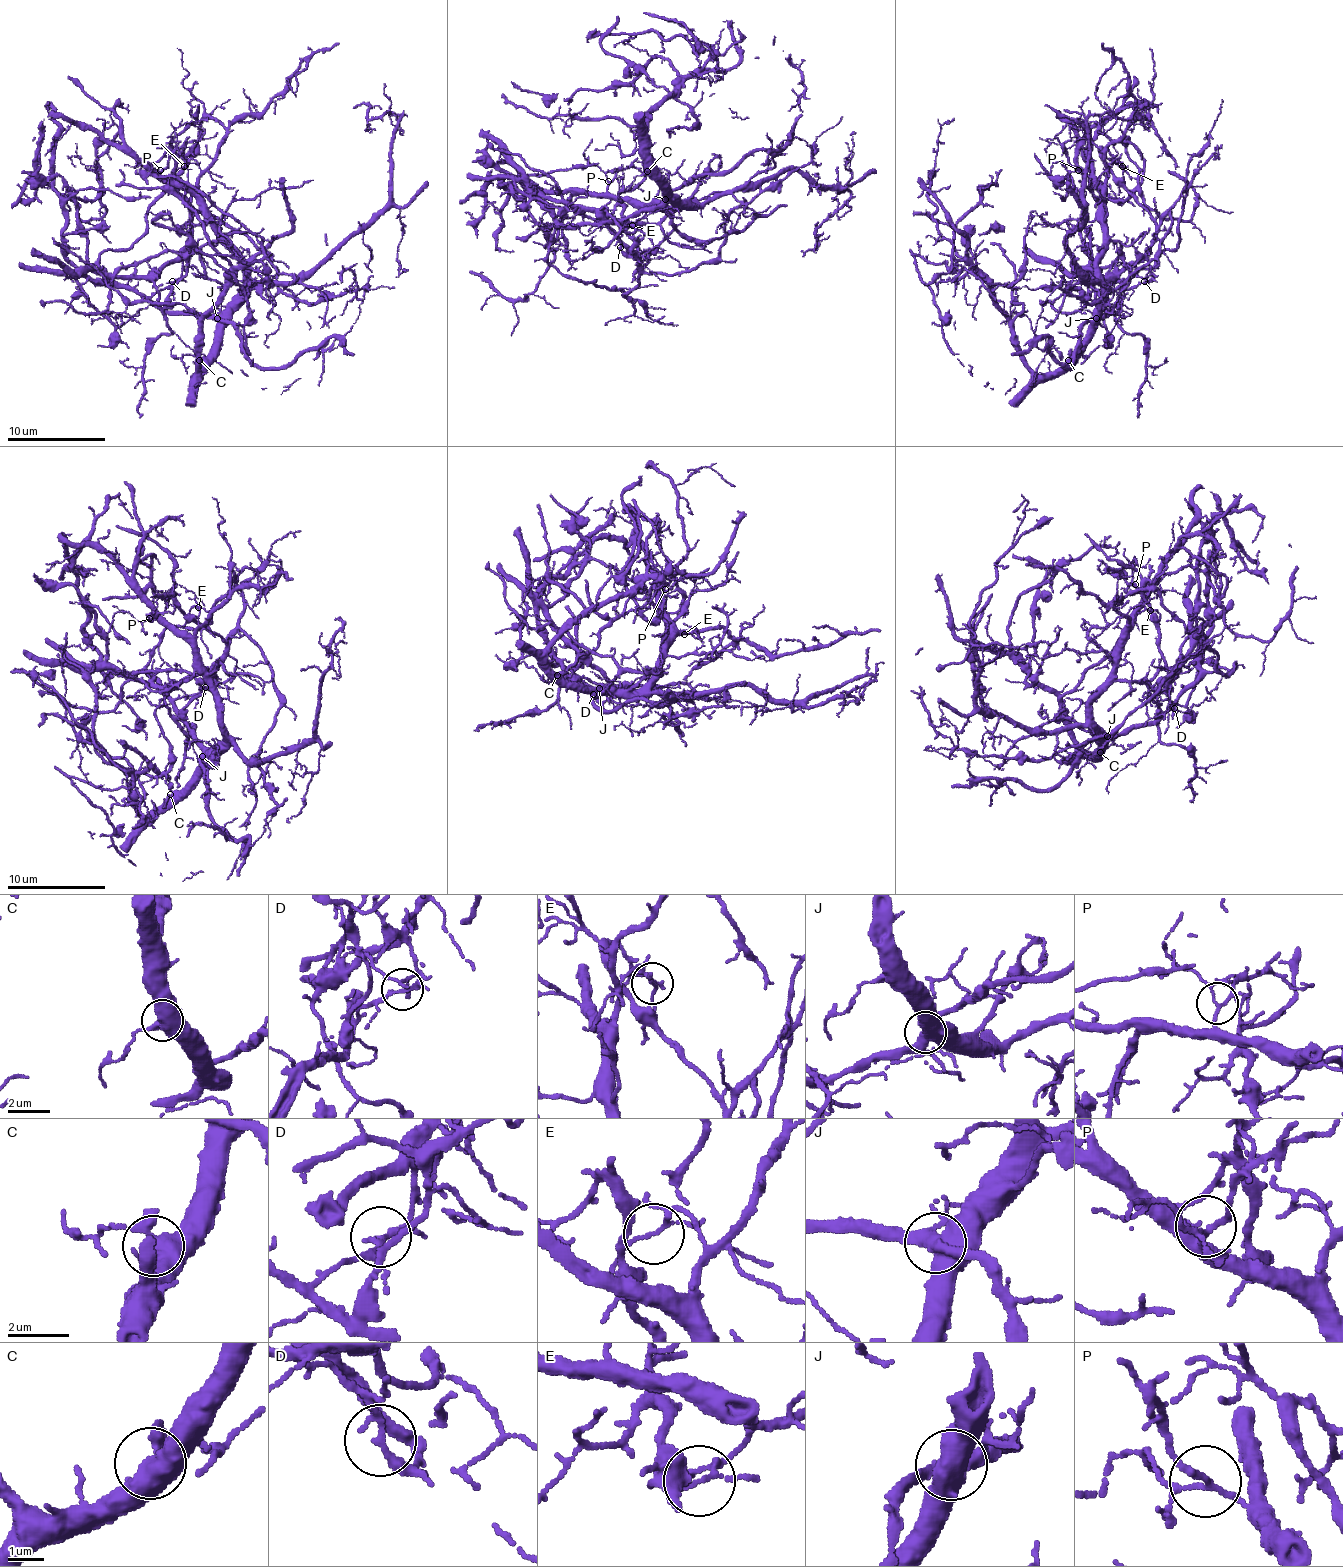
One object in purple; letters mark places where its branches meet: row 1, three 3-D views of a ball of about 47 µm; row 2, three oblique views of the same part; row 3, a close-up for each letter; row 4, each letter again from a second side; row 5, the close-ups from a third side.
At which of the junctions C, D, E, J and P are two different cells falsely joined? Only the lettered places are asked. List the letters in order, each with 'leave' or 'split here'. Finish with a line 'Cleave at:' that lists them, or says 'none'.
C: leave
D: split here
E: split here
J: split here
P: leave
Cleave at: D, E, J

